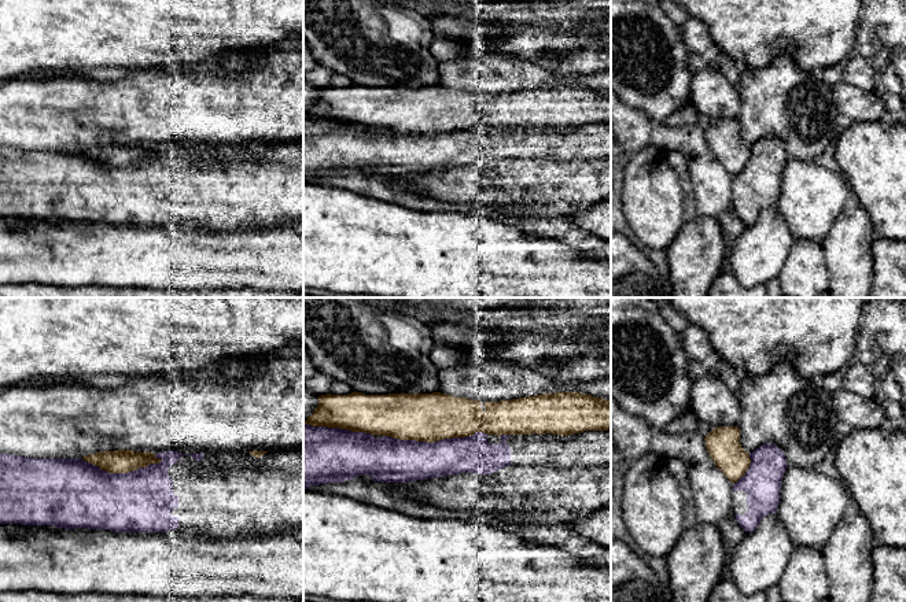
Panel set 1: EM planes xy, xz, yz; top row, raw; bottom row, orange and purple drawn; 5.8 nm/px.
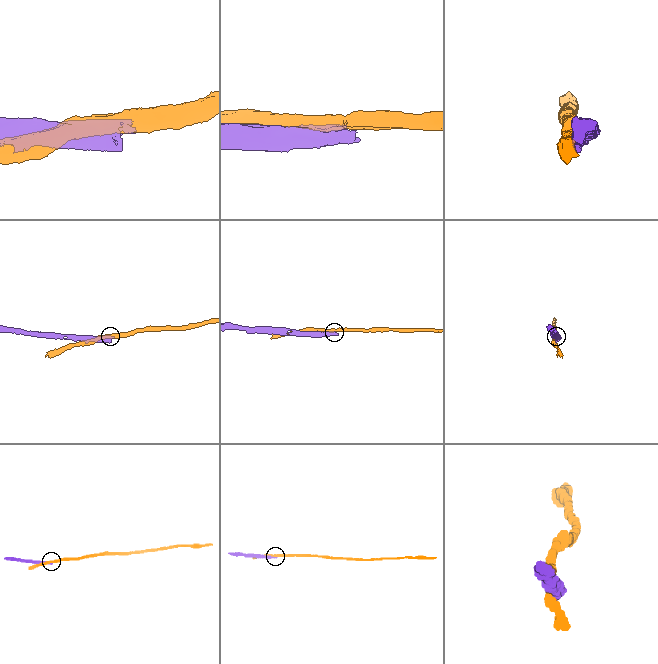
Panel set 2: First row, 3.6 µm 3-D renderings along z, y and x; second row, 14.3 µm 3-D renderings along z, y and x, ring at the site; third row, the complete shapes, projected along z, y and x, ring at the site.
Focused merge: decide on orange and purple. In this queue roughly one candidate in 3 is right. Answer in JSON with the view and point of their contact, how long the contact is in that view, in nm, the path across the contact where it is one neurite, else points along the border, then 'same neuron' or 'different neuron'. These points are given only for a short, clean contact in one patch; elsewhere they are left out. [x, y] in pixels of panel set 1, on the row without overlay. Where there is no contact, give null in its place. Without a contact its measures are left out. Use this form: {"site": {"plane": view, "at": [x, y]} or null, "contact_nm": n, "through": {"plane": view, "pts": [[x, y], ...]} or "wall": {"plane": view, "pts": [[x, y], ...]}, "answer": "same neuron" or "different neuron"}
{"site": {"plane": "xz", "at": [435, 133]}, "contact_nm": 600, "answer": "different neuron"}

